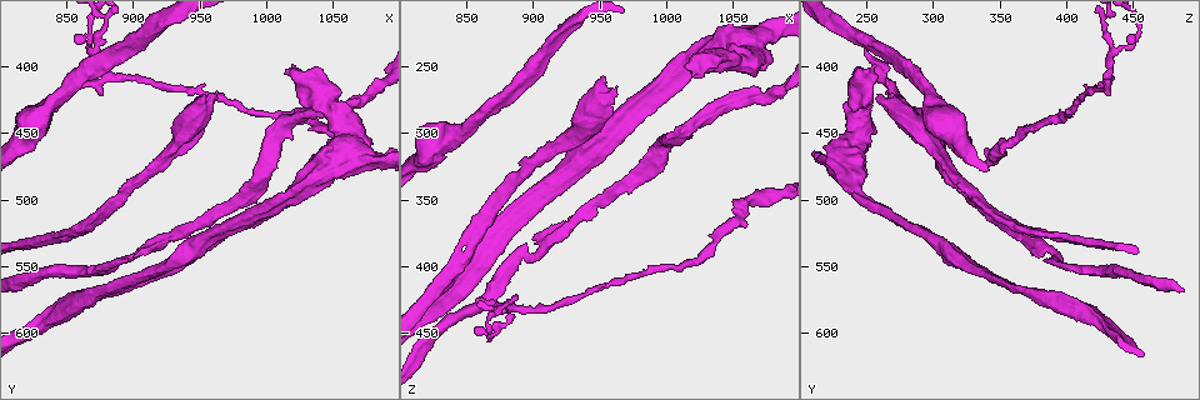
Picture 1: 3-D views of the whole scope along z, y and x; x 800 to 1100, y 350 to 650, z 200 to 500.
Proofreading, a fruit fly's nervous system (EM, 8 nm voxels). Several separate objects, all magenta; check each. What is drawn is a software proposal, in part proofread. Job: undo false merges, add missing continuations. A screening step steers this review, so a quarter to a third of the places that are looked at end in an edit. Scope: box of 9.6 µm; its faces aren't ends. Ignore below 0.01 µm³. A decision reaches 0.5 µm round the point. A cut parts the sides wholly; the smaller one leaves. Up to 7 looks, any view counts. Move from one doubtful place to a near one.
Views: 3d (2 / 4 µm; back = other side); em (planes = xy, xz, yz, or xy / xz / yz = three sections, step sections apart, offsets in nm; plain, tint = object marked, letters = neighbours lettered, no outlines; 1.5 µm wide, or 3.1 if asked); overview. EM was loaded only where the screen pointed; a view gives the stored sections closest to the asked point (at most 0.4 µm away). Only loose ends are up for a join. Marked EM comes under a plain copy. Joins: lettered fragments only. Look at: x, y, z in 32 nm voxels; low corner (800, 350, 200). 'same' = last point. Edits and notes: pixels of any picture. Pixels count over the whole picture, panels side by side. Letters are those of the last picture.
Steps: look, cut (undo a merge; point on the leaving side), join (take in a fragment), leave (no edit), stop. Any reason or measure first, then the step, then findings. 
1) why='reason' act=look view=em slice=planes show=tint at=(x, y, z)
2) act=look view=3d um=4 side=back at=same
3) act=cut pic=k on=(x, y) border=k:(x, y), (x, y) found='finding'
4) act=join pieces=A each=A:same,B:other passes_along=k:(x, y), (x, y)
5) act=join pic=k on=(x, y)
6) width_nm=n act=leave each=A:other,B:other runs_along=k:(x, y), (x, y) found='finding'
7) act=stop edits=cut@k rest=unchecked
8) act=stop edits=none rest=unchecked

why='thick end' act=look view=em slice=planes show=letters at=(954, 422, 260)

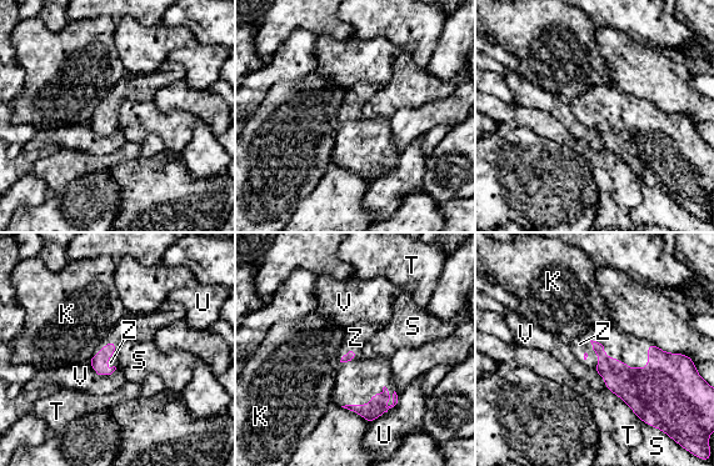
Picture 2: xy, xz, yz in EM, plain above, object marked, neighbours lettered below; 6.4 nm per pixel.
act=join pieces=Z each=K:other,S:other,T:other,U:other,V:other,Z:same found='it goes on there'

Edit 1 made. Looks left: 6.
act=look view=overview

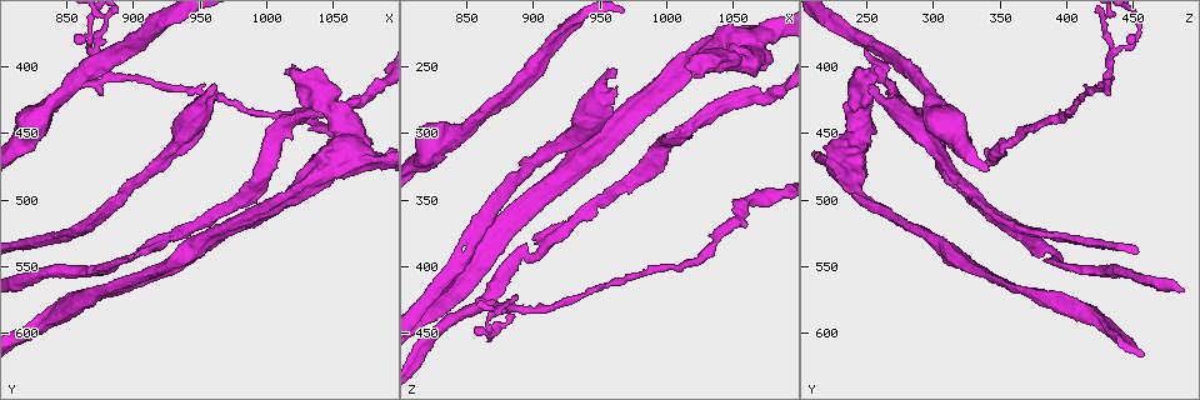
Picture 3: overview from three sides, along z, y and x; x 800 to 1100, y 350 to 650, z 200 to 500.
why='branch stops here' act=look view=3d um=2 at=(1020, 398, 256)

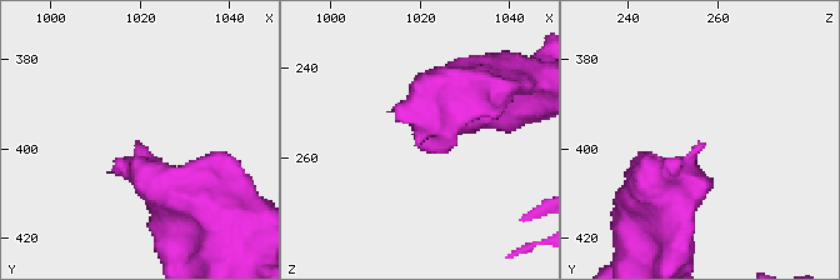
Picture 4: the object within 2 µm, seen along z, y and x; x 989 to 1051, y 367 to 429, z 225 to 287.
act=look view=em slice=planes show=letters at=(1019, 399, 256)

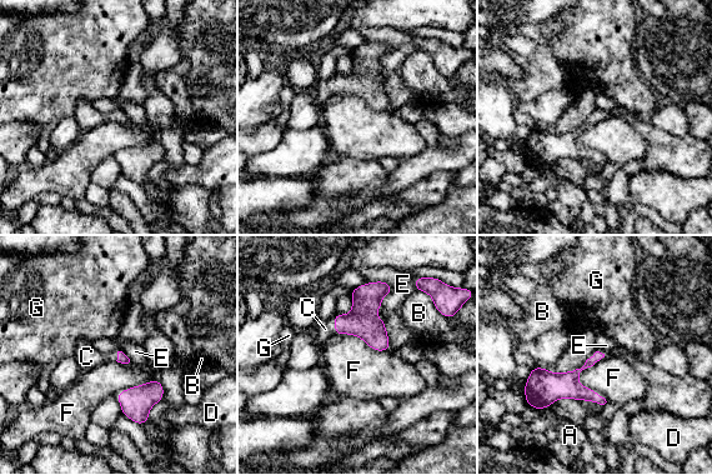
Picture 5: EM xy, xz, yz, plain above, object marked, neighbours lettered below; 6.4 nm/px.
act=join pieces=C each=A:other,B:other,C:same,D:other,E:other,F:other,G:other passes_along=5:(371, 329), (335, 326), (325, 329) found='it goes on there'

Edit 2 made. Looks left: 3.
why='an open end' act=look view=em slice=planes show=letters at=(1066, 440, 254)

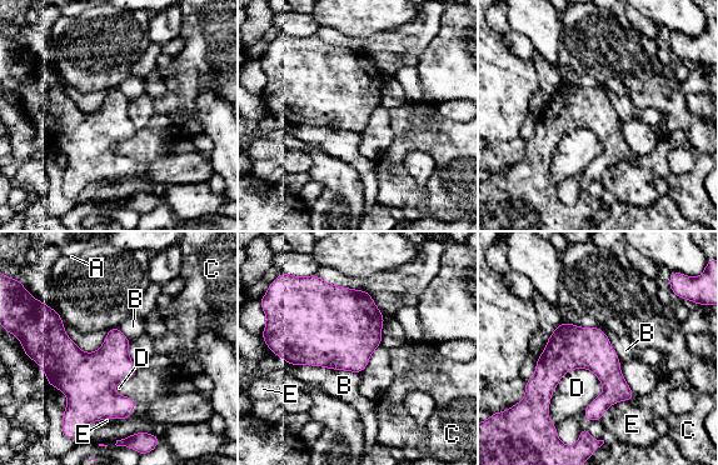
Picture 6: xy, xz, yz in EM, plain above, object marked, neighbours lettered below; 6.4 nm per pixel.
longest_contact=B:460nm act=leave each=A:other,B:other,C:other,D:other,E:other found='none of them fits'

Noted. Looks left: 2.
act=stop edits=join@2,join@5 rest=unchecked

